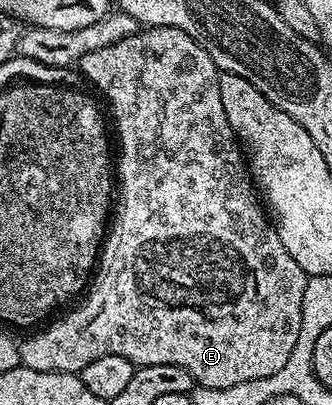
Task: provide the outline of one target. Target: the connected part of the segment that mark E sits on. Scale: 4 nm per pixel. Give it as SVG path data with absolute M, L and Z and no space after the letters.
M155 25L153 27L139 28L138 32L128 35L128 39L120 39L120 43L112 43L112 47L100 47L100 51L92 51L92 55L84 55L84 59L80 62L80 70L81 69L83 75L106 96L106 101L110 104L110 113L114 116L114 125L118 128L118 141L116 137L116 204L112 209L112 220L109 222L106 230L106 235L98 254L96 268L92 273L92 280L89 282L84 296L73 308L66 311L71 311L71 313L63 312L61 314L63 317L60 318L59 321L51 320L49 324L42 327L47 327L47 329L39 328L37 331L34 331L39 331L39 333L34 333L31 337L26 337L24 339L21 338L18 347L18 359L21 368L31 369L32 371L73 373L78 375L81 374L84 367L88 367L88 363L100 359L100 355L124 355L124 359L133 361L135 366L138 367L144 365L159 365L160 363L168 363L172 367L184 367L184 371L188 371L188 375L192 375L195 382L204 387L236 387L240 383L248 383L252 379L264 379L268 375L276 375L276 371L280 371L280 367L284 367L284 363L288 363L288 355L292 355L292 347L296 347L296 339L300 336L304 287L306 286L308 278L305 271L300 267L300 263L296 263L296 259L292 259L292 255L288 255L288 251L284 251L284 243L280 243L278 230L272 224L271 218L268 216L267 210L260 200L260 193L254 184L254 178L250 175L248 162L238 144L237 137L234 136L232 127L228 123L228 115L224 115L224 103L220 103L220 79L218 78L220 70L218 64L211 59L208 55L208 51L204 51L204 47L200 47L191 37L184 35L184 31L180 31L176 27L160 27L159 25Z

